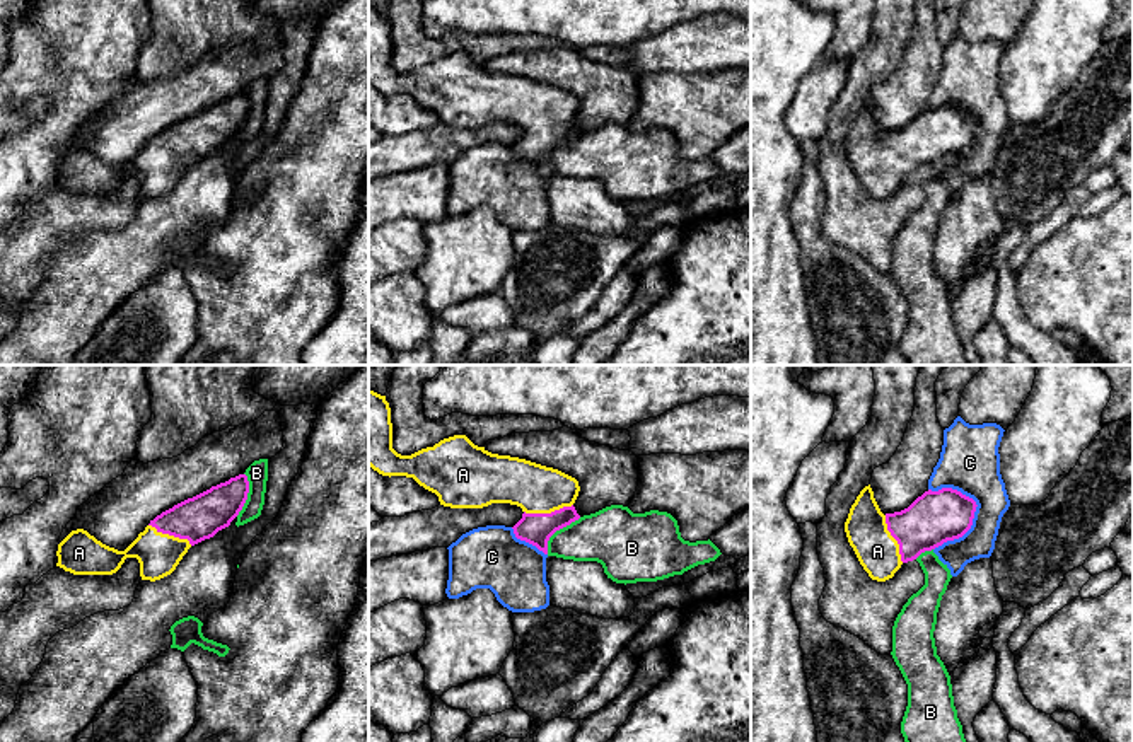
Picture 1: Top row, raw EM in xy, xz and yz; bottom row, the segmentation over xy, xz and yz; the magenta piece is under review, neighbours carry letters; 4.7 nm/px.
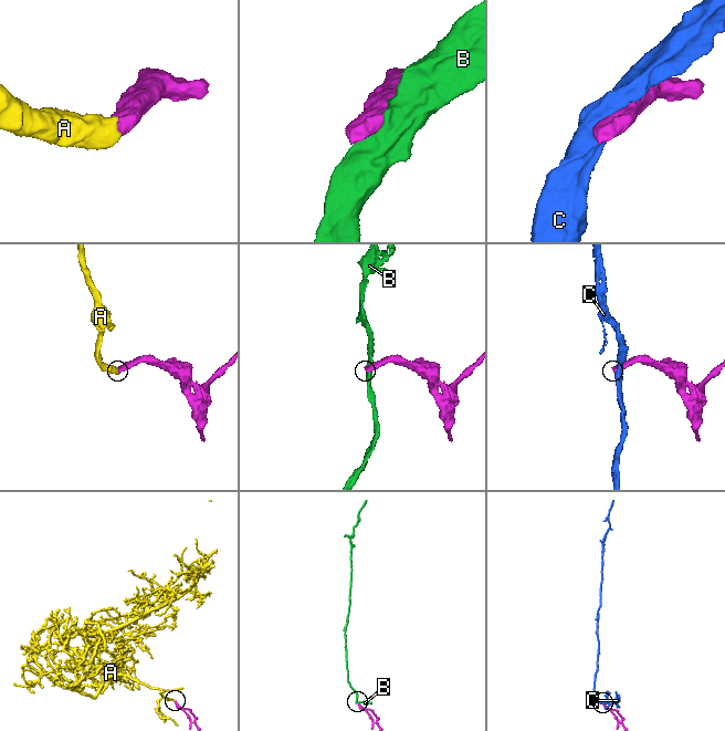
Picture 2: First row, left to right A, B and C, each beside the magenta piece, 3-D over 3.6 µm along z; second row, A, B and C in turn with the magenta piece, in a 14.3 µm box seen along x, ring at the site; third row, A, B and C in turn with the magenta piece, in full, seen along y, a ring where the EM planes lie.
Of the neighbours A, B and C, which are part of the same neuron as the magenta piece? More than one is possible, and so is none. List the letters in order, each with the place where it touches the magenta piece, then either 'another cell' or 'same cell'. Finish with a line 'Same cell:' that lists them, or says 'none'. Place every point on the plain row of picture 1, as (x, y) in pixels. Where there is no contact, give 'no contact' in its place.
A: xz (548, 132) | same cell
B: xz (557, 147) | another cell
C: yz (971, 139) | another cell
Same cell: A

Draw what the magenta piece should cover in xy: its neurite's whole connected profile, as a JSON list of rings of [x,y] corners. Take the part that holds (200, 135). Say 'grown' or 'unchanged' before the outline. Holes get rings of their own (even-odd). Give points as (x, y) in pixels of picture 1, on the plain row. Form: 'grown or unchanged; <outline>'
unchanged; [[[239,92],[174,123],[150,138],[148,143],[155,145],[157,150],[188,157],[195,164],[229,145],[242,128],[247,111],[247,94]]]

